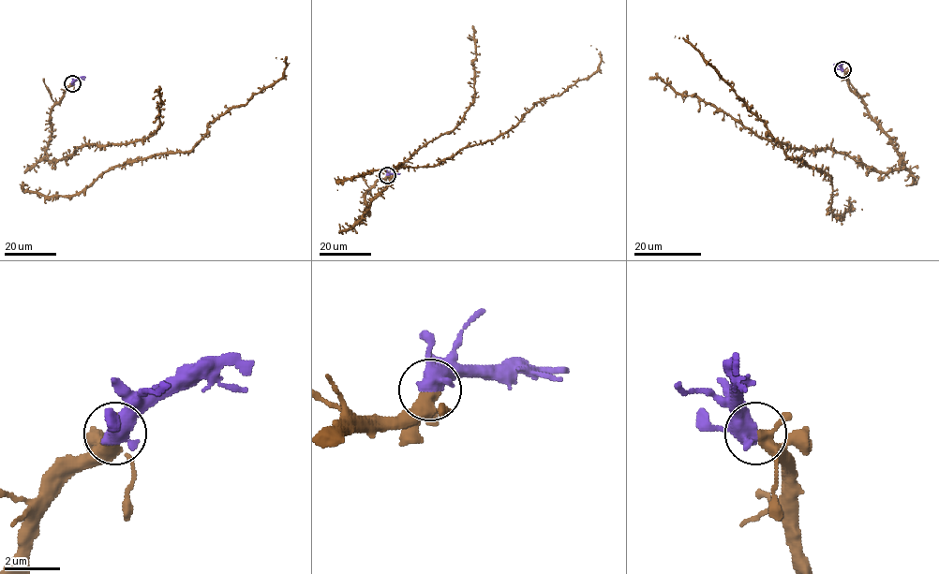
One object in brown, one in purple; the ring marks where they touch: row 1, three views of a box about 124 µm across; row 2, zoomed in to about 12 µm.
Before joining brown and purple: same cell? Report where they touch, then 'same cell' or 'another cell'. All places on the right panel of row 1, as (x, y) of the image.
place (842, 69); same cell

